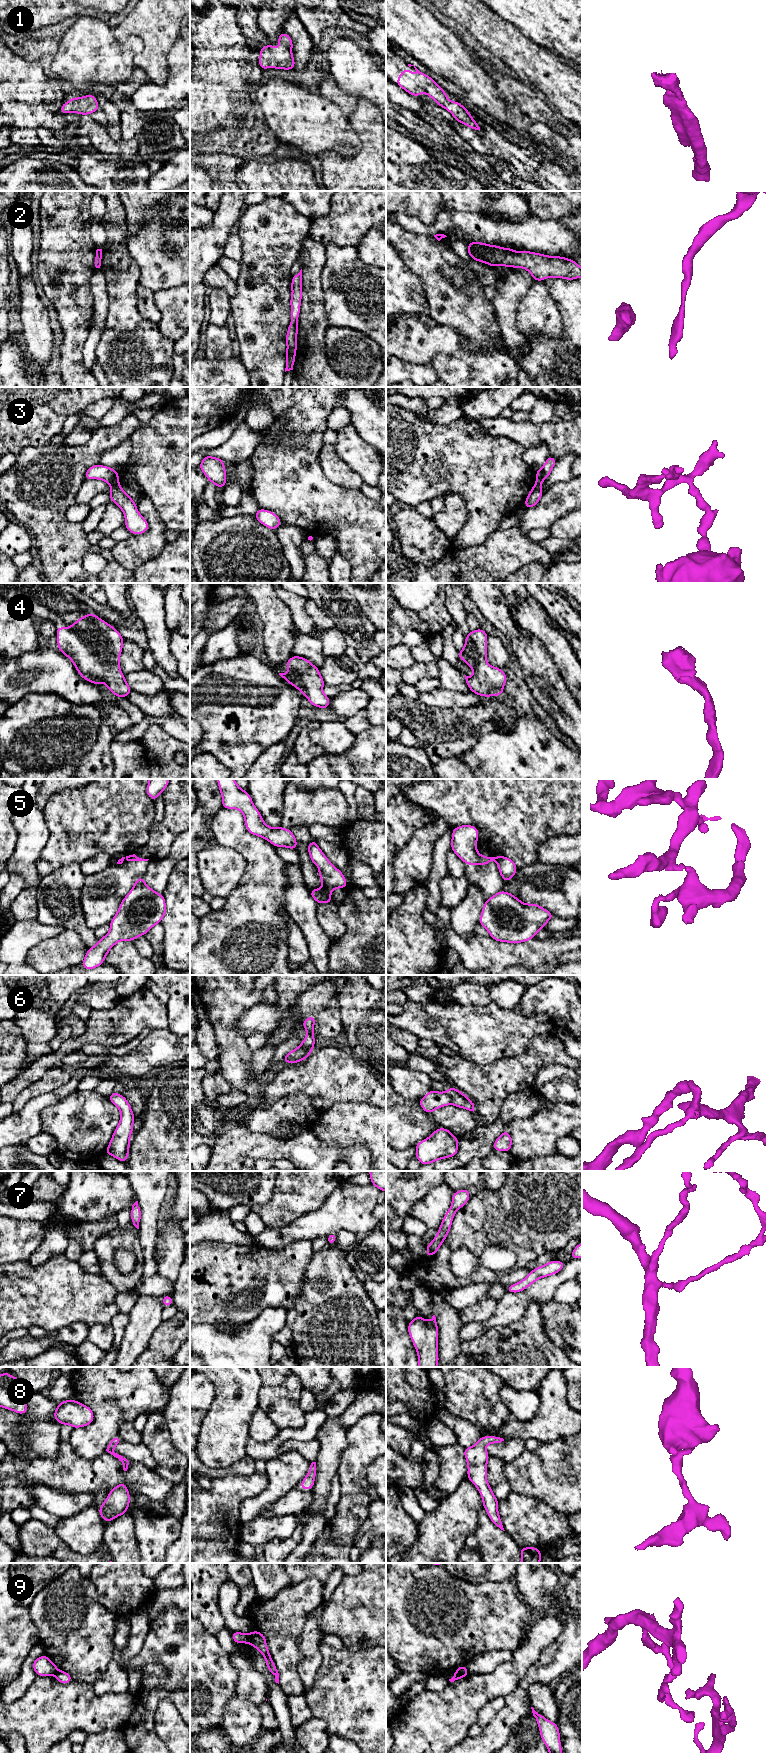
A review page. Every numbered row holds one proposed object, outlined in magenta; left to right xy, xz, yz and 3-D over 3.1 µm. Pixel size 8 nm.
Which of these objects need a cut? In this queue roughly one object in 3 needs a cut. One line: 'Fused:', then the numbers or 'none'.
Fused: 3, 5, 6, 9

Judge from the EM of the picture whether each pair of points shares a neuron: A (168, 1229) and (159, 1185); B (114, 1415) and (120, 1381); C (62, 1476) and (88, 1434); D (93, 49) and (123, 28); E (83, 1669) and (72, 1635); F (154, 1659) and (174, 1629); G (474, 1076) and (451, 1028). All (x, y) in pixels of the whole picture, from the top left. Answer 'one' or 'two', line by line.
A: two
B: one
C: two
D: two
E: one
F: one
G: two

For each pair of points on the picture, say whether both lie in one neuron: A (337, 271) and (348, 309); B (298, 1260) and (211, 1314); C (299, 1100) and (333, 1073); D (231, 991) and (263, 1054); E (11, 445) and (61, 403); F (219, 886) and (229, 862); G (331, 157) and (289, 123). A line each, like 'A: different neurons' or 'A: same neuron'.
A: same neuron
B: same neuron
C: different neurons
D: different neurons
E: same neuron
F: same neuron
G: different neurons

